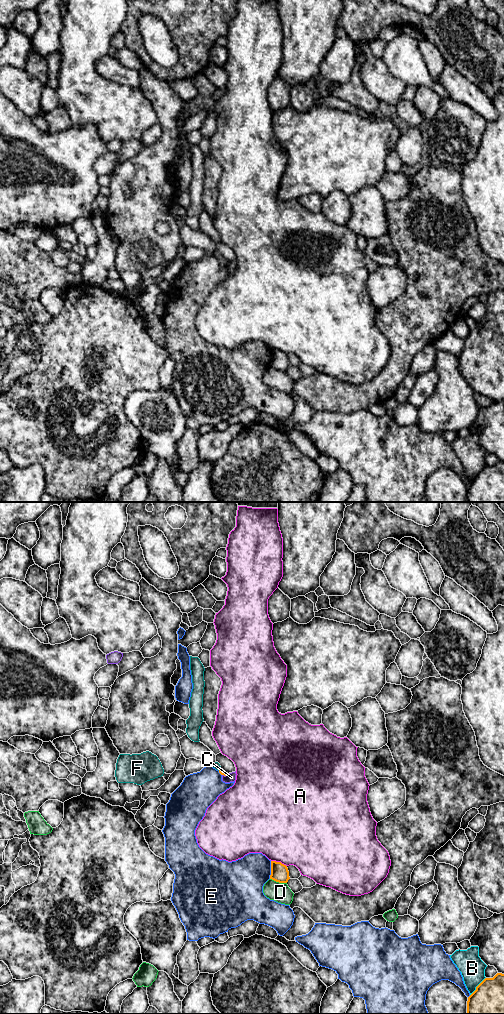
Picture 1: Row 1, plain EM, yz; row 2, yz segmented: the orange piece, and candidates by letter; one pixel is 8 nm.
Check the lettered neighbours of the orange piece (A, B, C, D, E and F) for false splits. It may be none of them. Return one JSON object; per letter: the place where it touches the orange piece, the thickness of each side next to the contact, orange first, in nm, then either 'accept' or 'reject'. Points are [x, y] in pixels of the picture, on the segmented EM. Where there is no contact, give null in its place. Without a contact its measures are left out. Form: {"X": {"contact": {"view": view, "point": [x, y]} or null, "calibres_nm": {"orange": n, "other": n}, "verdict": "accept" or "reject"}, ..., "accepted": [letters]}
{"A": {"contact": {"view": "yz", "point": [279, 862]}, "calibres_nm": {"orange": 140, "other": 500}, "verdict": "reject"}, "B": {"contact": {"view": "yz", "point": [477, 986]}, "calibres_nm": {"orange": 300, "other": 200}, "verdict": "reject"}, "C": {"contact": {"view": "yz", "point": [224, 775]}, "calibres_nm": {"orange": 50, "other": 80}, "verdict": "reject"}, "D": {"contact": {"view": "yz", "point": [278, 881]}, "calibres_nm": {"orange": 140, "other": 160}, "verdict": "reject"}, "E": {"contact": {"view": "yz", "point": [271, 870]}, "calibres_nm": {"orange": 140, "other": 340}, "verdict": "reject"}, "F": {"contact": null, "verdict": "reject"}, "accepted": []}

